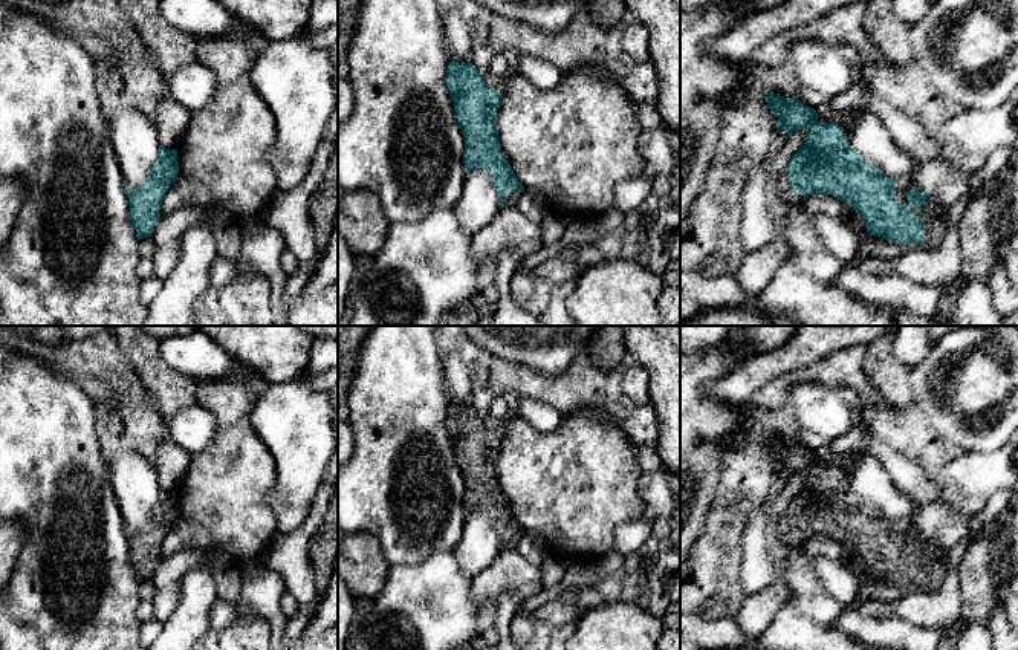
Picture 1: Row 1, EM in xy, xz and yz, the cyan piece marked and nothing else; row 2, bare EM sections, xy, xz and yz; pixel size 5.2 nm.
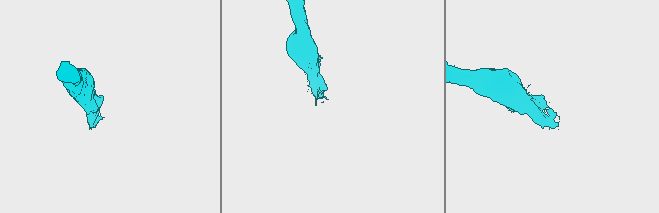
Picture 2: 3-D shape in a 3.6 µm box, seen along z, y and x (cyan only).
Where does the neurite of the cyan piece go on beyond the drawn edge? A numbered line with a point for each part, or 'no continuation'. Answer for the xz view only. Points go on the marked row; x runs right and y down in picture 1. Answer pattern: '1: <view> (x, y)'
1: xz (509, 199)

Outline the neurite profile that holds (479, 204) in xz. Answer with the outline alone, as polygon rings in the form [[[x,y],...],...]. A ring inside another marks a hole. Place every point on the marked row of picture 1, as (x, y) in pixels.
[[[474,168],[465,173],[463,188],[454,206],[460,225],[469,236],[483,229],[500,211],[500,199],[486,168]]]

